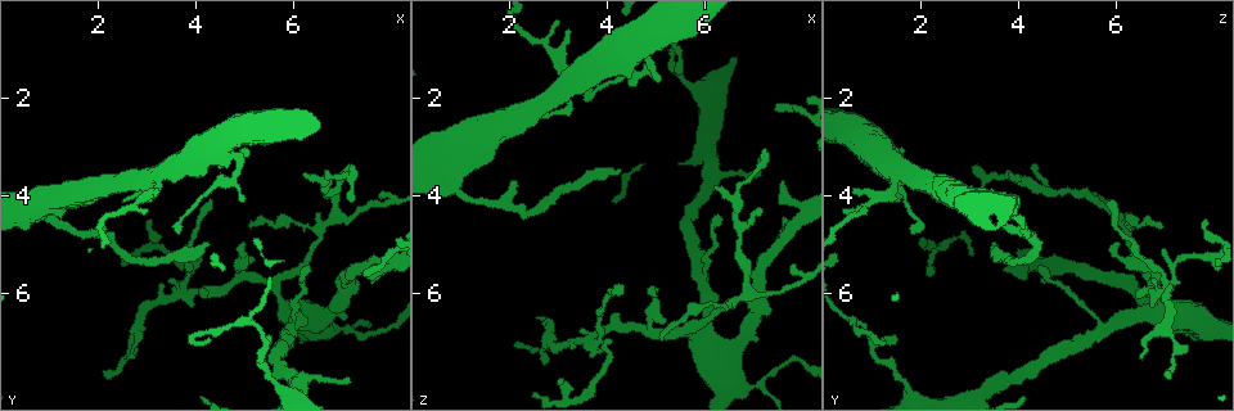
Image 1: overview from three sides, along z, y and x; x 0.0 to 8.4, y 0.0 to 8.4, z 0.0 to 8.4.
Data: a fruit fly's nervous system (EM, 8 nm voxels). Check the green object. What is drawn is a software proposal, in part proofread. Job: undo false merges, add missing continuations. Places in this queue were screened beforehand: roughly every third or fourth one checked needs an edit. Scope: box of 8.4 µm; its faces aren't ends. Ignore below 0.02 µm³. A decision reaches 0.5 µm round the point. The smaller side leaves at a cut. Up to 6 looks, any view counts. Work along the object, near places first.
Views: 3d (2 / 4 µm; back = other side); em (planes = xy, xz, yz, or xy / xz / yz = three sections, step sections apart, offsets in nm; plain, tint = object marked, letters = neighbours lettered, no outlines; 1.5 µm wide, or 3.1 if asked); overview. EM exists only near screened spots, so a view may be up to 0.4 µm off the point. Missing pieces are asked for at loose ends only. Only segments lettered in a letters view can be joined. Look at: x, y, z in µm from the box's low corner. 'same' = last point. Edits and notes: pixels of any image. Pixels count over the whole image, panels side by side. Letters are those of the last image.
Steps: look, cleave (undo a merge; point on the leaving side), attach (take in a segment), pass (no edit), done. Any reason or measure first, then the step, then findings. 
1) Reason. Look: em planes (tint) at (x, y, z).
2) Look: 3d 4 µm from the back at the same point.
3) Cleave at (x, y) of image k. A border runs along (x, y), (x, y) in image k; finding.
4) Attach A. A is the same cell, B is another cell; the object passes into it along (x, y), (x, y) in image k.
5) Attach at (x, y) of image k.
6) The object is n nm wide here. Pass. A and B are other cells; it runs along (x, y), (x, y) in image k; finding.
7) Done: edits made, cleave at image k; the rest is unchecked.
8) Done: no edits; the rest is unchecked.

Free end. Look: em planes (letters) at (5.10, 3.20, 1.65).

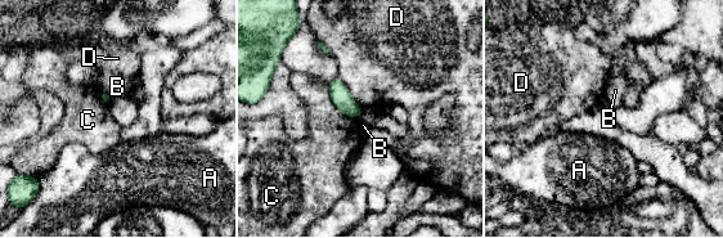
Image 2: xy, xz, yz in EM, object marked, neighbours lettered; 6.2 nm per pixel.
Pass. A, B, C and D are other cells; a border runs along (327, 84), (333, 104), (358, 118) in image 2; no lettered segment goes on from it.

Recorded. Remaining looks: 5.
Thin arm on a thick one. Look: 3d 2 µm at (5.55, 5.80, 6.75).

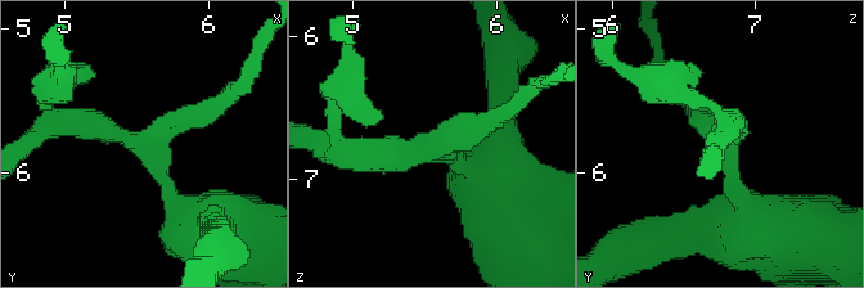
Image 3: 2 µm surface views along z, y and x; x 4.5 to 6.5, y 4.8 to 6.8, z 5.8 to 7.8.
3 arms meet here; shape alone is not enough. Look: em planes (tint) at (5.60, 5.78, 6.80).

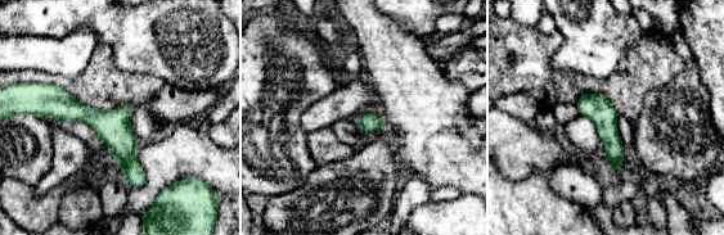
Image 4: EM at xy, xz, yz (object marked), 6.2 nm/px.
Look: em planes (letters) at the same point.

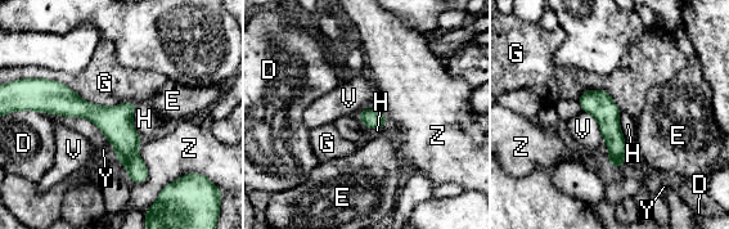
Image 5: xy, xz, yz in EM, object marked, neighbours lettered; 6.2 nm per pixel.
The object is 170 nm wide here. Pass. D, E, G, H, V, Y and Z are other cells; a border runs along (138, 103), (133, 126), (142, 140) in image 5; all the same neuron.

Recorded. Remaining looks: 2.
Branch stops here. Look: 3d 4 µm from the back at (2.60, 7.35, 6.50).

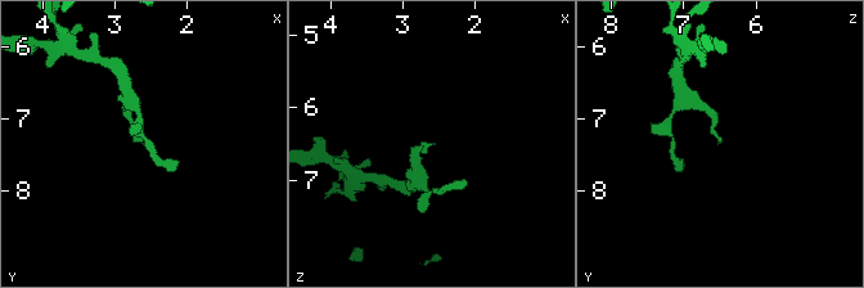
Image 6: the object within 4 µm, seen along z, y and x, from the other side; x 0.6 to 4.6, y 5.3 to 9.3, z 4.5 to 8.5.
Now the EM. Look: em planes (letters) at (2.60, 7.30, 6.50).

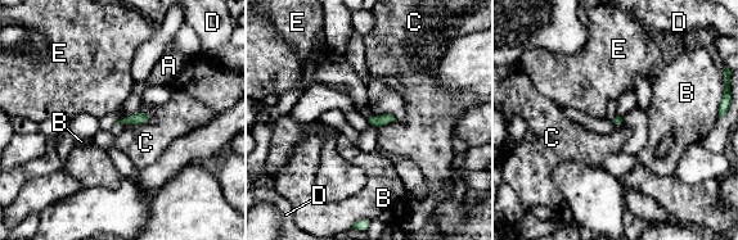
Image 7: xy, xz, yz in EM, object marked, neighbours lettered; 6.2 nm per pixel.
Pass. A, B, C, D and E are other cells; a border runs along (395, 120), (377, 128) in image 7; none of them fits.

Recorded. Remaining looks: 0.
Done: no edits; the rest is unchecked.

